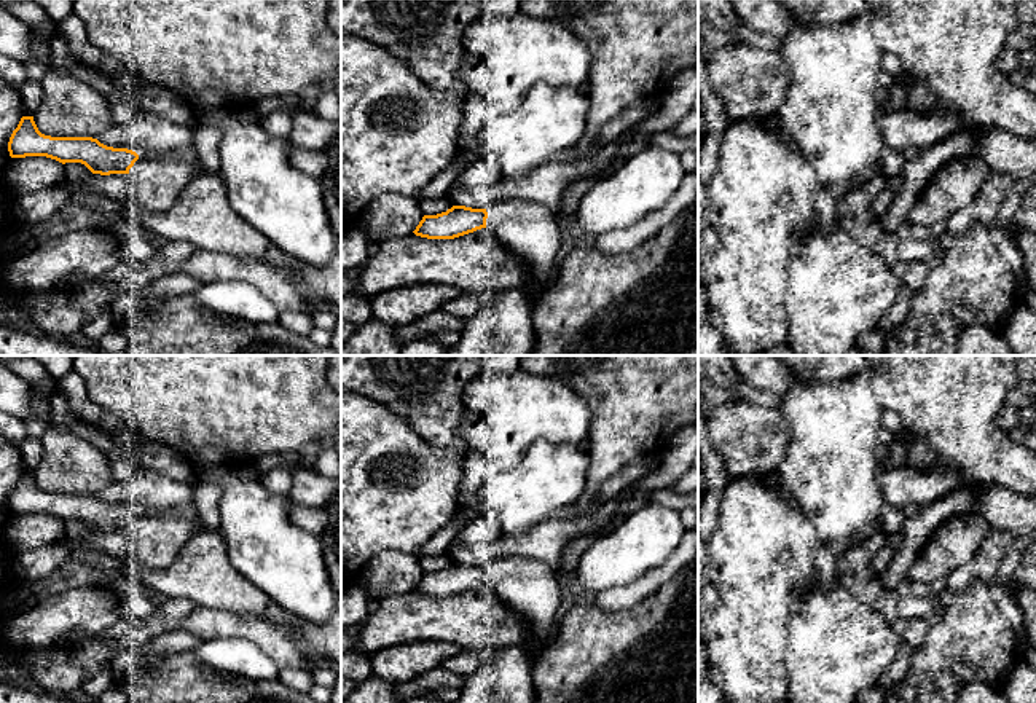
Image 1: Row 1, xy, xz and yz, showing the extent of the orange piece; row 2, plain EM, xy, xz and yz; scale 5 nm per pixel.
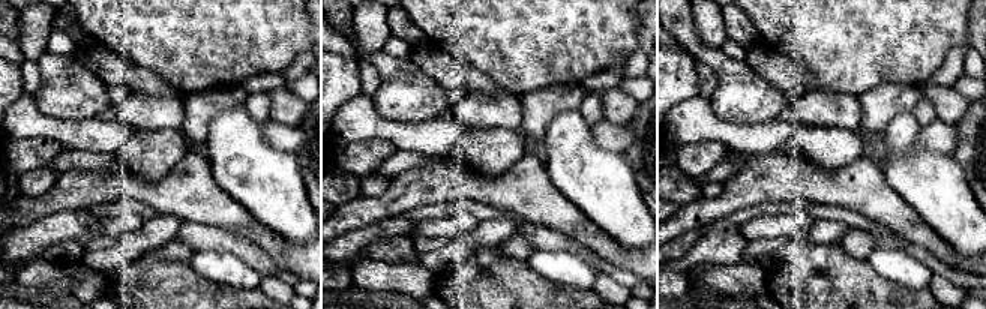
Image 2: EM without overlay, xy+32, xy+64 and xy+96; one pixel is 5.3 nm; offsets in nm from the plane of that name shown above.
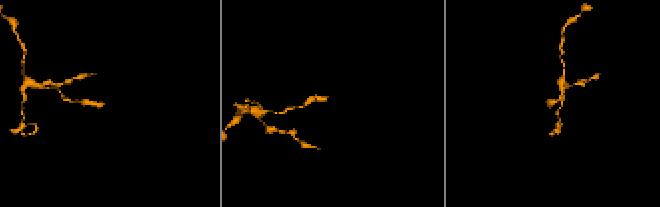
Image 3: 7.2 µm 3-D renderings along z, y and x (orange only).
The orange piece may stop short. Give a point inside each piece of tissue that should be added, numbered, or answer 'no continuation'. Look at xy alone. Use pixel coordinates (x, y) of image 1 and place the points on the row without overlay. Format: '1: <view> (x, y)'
1: xy (158, 539)

